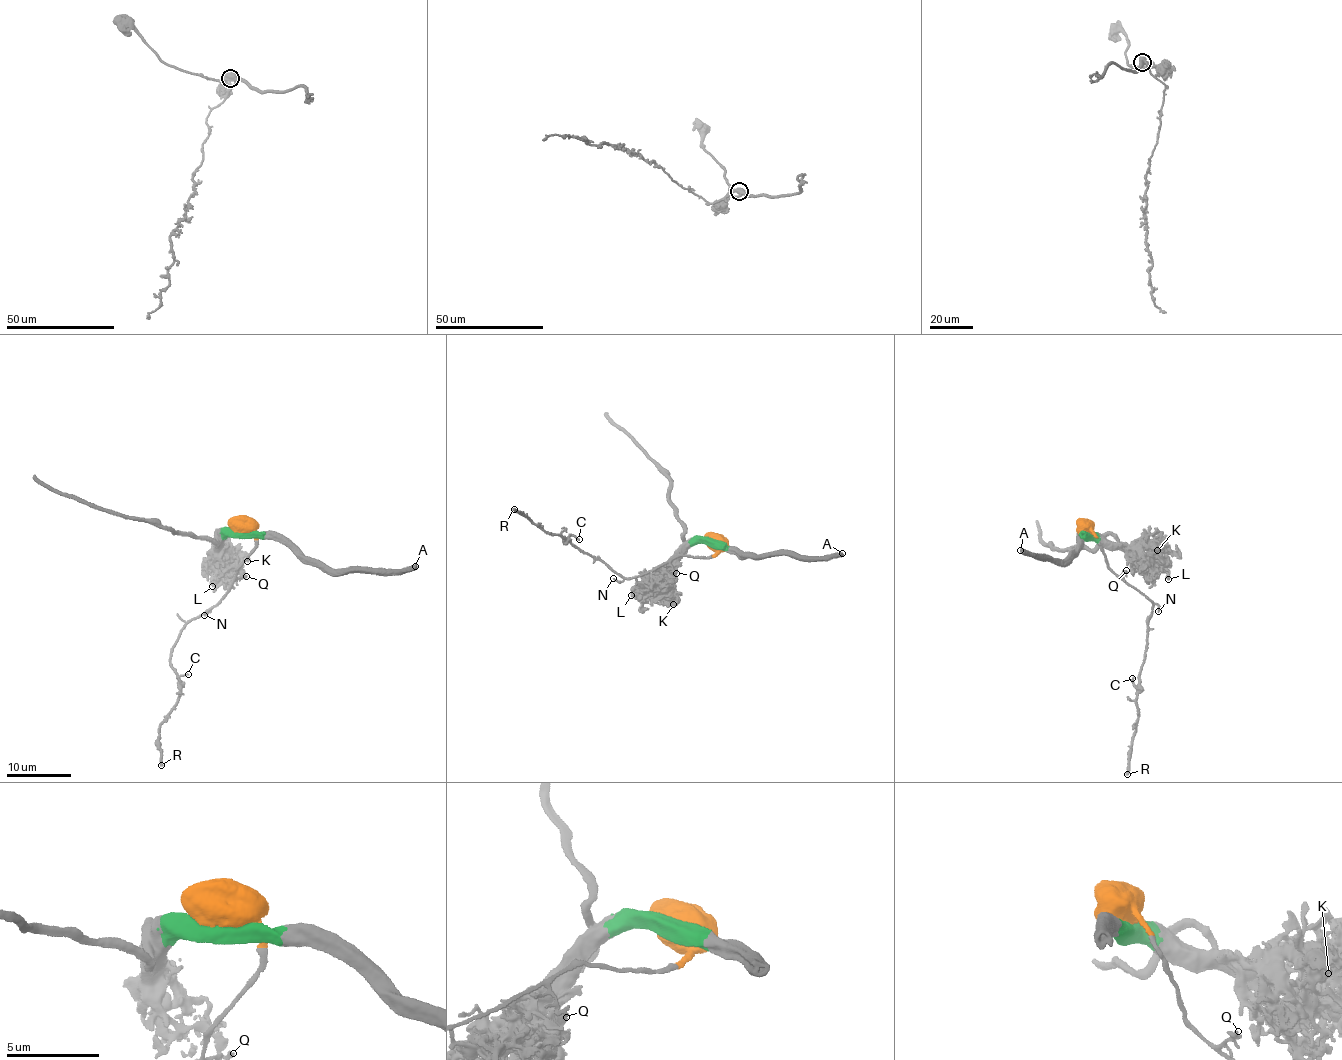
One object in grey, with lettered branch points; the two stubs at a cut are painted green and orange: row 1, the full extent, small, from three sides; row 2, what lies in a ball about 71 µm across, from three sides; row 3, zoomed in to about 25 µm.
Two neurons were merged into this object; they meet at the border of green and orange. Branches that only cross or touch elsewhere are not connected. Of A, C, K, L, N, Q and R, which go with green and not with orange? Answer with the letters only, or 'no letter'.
A, K, L

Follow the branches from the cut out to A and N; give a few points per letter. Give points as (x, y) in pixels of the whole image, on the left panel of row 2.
A: (242, 532), (276, 537), (332, 569), (387, 570), (415, 565)
N: (242, 530), (253, 531), (255, 547), (235, 571), (227, 593), (204, 616)

